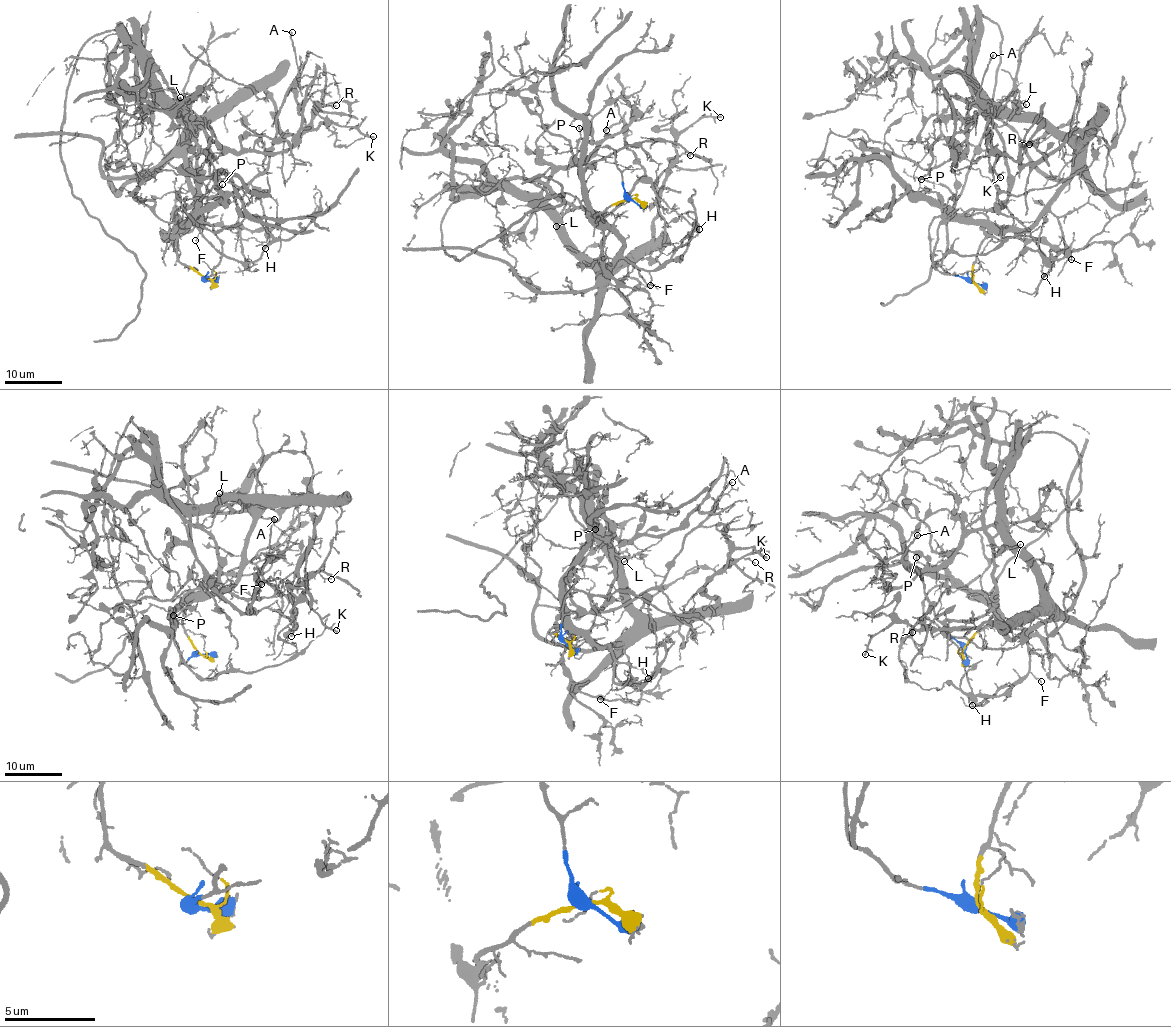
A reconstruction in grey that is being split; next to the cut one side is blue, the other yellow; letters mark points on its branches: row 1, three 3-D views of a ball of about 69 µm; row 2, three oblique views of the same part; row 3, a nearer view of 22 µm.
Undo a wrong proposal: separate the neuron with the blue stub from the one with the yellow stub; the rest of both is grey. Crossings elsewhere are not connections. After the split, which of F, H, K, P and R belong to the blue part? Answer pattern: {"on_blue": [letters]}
{"on_blue": ["P"]}

